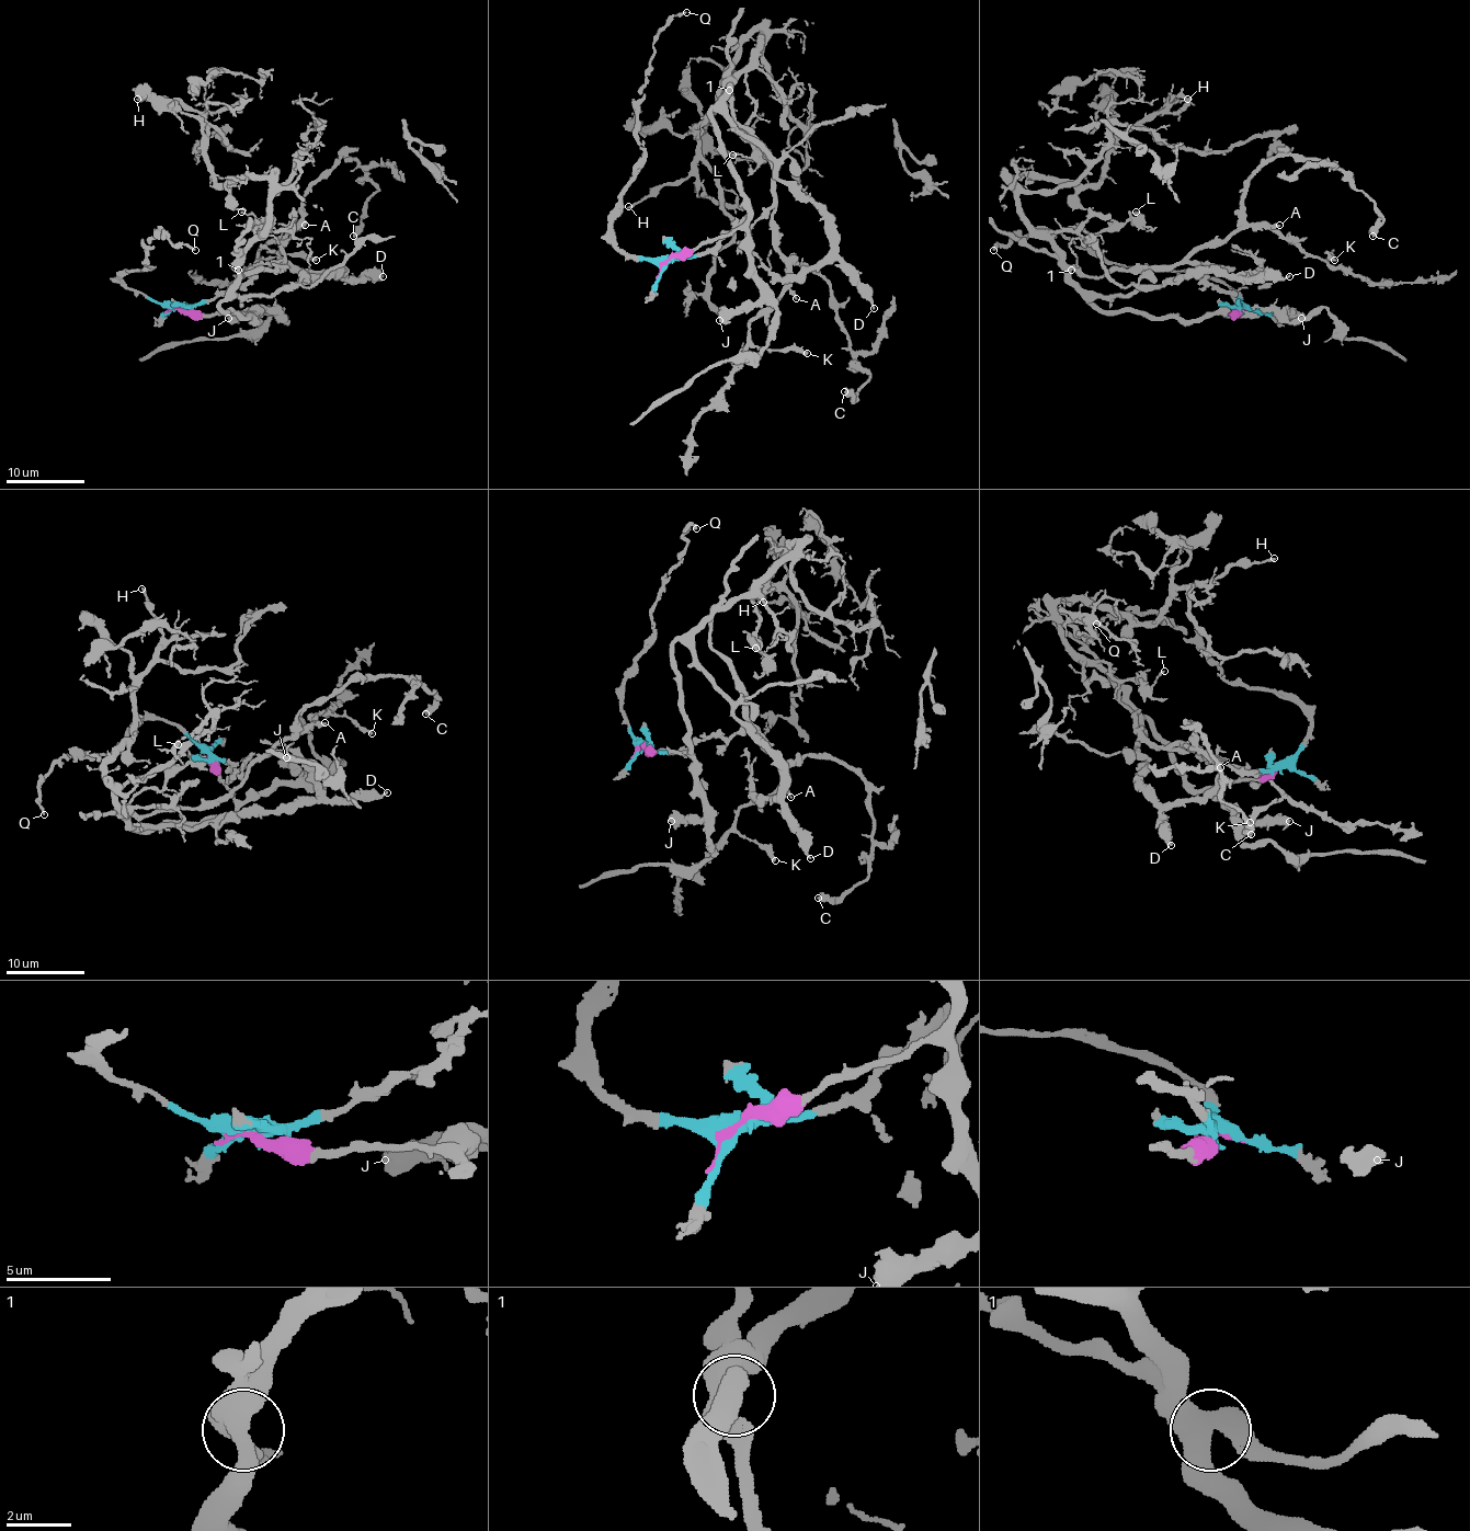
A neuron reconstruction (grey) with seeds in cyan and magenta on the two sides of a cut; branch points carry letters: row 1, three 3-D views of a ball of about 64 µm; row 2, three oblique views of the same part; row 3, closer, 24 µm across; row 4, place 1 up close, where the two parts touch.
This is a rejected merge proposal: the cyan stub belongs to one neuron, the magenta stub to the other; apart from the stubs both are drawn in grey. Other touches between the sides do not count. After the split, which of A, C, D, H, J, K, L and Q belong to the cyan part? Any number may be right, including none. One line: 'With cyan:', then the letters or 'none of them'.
With cyan: A, C, K, Q

